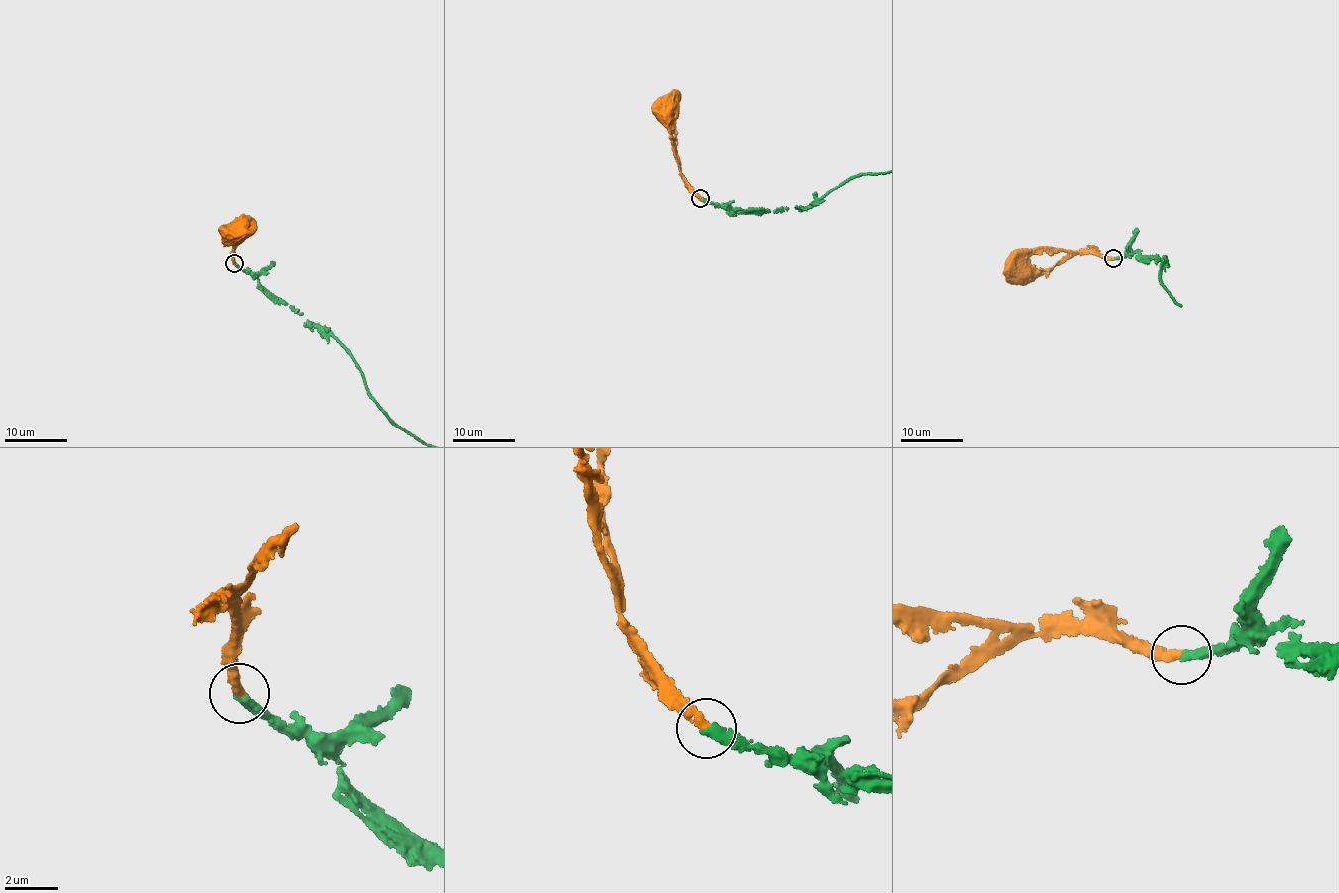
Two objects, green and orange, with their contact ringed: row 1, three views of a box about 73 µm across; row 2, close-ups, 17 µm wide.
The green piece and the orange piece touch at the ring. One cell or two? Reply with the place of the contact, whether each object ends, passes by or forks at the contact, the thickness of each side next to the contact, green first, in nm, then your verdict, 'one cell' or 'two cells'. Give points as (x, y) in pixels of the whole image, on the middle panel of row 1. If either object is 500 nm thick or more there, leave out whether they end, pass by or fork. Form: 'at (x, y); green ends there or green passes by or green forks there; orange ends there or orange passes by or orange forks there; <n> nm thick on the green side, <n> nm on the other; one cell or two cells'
at (700, 198); green ends there; orange ends there; 400 nm thick on the green side, 360 nm on the other; one cell

